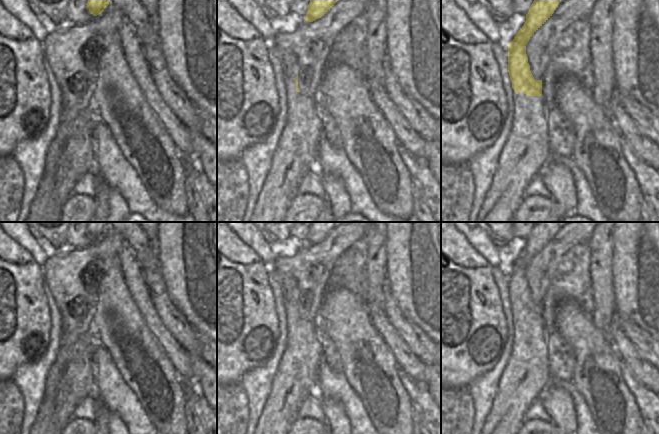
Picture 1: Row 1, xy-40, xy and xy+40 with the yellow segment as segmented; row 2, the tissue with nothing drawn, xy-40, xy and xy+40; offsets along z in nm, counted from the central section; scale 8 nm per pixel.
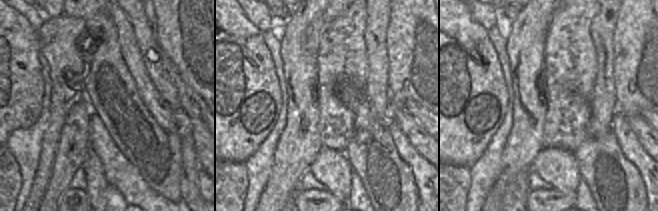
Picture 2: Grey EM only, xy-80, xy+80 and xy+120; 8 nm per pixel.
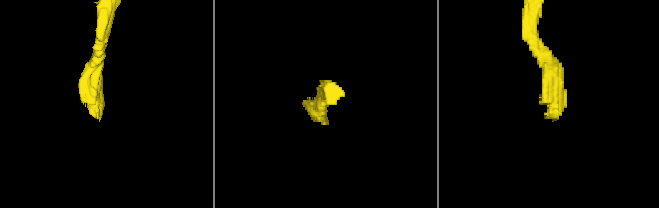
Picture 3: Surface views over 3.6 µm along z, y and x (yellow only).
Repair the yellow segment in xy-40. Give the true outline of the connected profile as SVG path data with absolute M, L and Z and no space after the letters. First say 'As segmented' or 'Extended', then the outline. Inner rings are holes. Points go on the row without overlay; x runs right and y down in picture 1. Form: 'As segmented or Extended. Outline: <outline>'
As segmented. Outline: M88 222L86 229L90 237L97 240L109 229L109 225L110 222Z

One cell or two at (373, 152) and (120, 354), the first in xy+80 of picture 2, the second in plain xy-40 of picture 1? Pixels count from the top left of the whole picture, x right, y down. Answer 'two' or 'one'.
one

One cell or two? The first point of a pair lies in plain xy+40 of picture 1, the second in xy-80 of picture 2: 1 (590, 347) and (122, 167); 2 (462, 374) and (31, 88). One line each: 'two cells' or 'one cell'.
1: two cells
2: one cell

